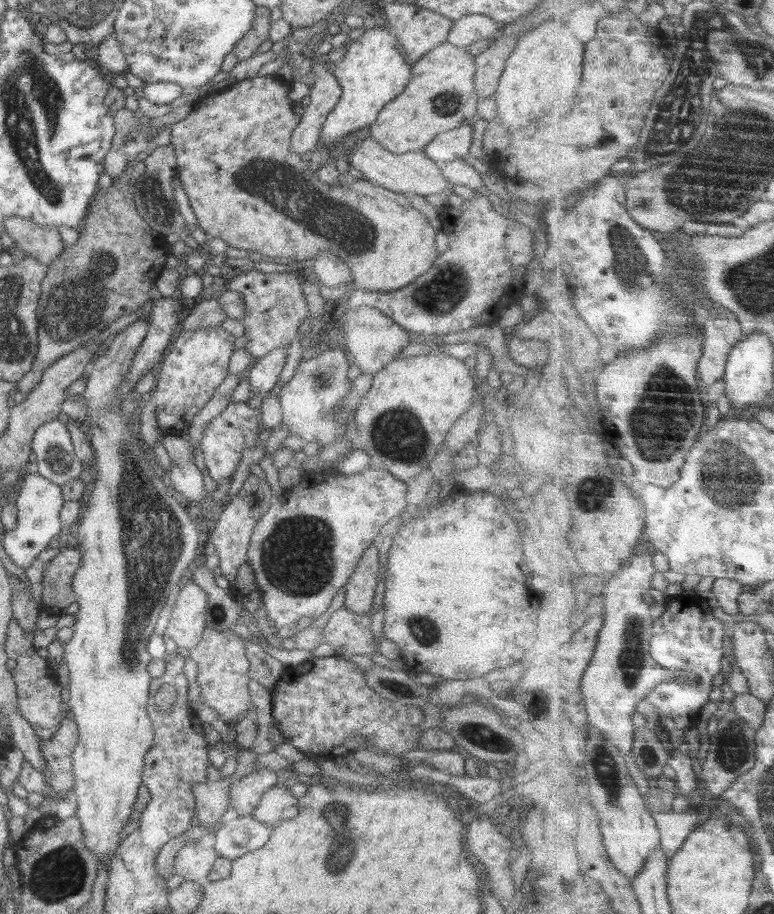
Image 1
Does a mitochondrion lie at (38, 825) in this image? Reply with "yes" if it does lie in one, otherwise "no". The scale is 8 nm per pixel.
no

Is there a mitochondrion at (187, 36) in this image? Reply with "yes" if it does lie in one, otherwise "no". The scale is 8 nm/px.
yes

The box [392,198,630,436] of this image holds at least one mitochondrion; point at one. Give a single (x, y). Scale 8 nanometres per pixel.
(443, 291)

